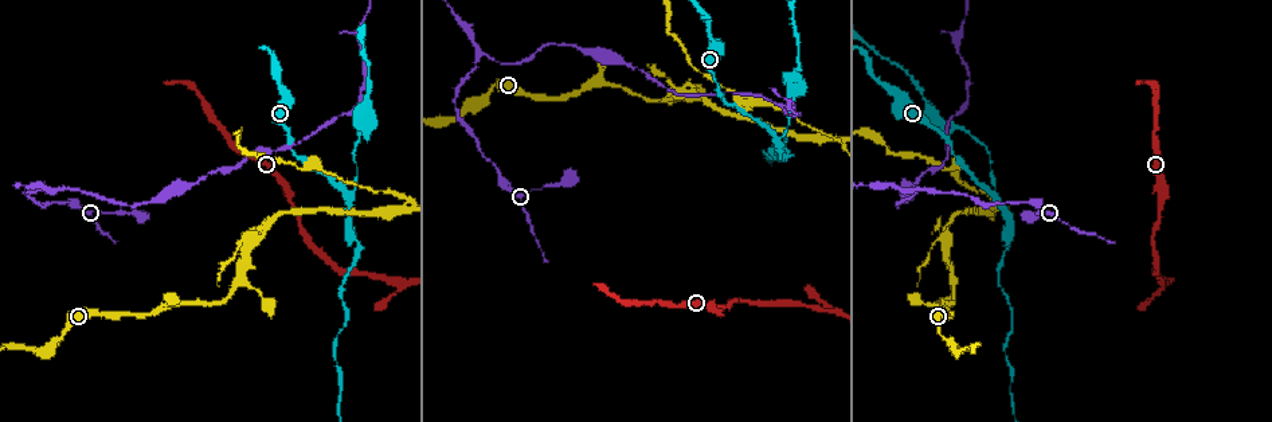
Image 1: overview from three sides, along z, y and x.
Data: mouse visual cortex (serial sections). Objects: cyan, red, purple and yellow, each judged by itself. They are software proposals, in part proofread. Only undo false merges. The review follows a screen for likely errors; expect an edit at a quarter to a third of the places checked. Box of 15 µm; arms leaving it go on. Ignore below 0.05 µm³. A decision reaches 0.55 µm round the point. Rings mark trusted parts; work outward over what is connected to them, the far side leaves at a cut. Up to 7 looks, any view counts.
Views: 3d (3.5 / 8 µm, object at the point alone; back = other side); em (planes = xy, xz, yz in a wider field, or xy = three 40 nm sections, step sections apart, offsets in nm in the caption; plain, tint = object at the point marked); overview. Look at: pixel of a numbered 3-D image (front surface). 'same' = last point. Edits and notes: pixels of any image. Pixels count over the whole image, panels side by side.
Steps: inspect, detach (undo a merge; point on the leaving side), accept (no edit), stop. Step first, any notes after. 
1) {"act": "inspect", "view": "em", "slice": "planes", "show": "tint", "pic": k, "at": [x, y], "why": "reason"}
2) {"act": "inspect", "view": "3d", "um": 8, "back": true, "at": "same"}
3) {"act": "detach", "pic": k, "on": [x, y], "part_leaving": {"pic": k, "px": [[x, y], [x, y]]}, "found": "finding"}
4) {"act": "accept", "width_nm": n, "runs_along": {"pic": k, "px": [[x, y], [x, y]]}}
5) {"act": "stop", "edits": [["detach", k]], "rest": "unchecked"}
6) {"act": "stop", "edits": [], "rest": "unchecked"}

{"act": "inspect", "view": "3d", "um": 3.5, "pic": 1, "at": [397, 285], "why": "branch point"}

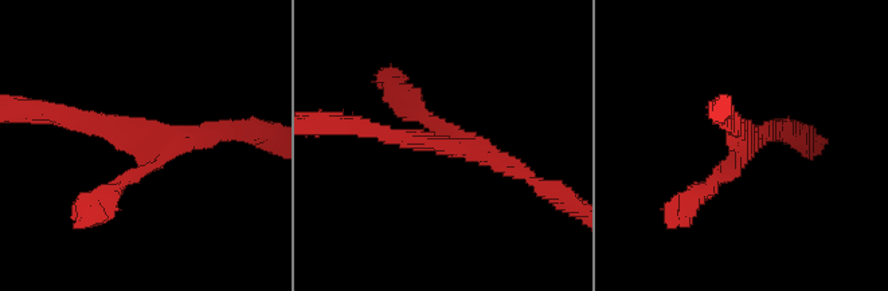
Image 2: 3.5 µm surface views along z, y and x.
{"act": "inspect", "view": "em", "slice": "planes", "show": "tint", "pic": 2, "at": [444, 144], "arms": 3, "arm_widths_nm": [200, 200, 200], "why": "shape alone is not enough"}

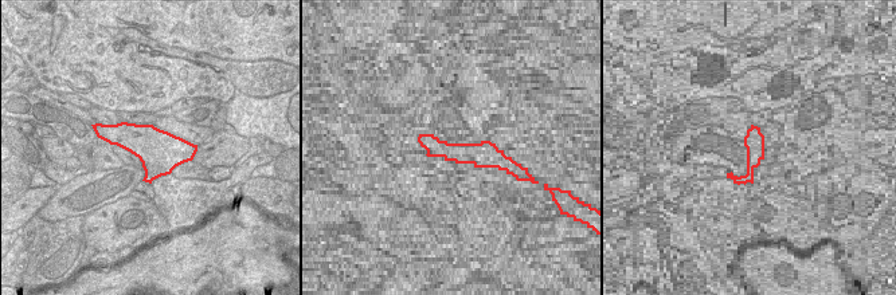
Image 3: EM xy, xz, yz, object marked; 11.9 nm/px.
{"act": "accept", "runs_along": {"pic": 2, "px": [[63, 114], [151, 152], [109, 196]]}, "found": "one cell here"}

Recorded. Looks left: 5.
{"act": "inspect", "view": "3d", "um": 3.5, "pic": 1, "at": [250, 241], "why": "sharp bend"}

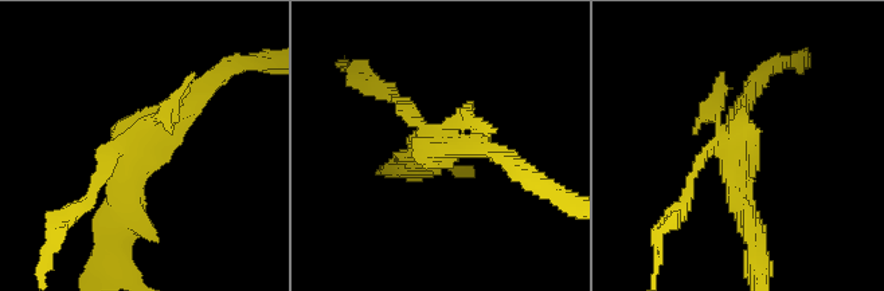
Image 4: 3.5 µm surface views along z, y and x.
{"act": "inspect", "view": "em", "slice": "xy", "step": 2, "show": "plain", "pic": 4, "at": [737, 144]}

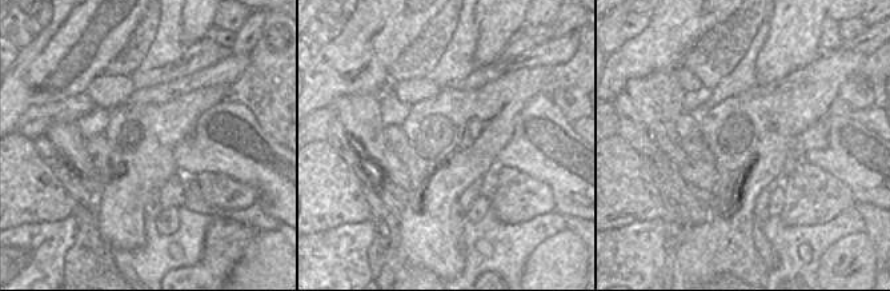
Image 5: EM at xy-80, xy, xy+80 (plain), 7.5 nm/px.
{"act": "inspect", "view": "em", "slice": "xy", "step": 2, "show": "tint", "at": "same"}

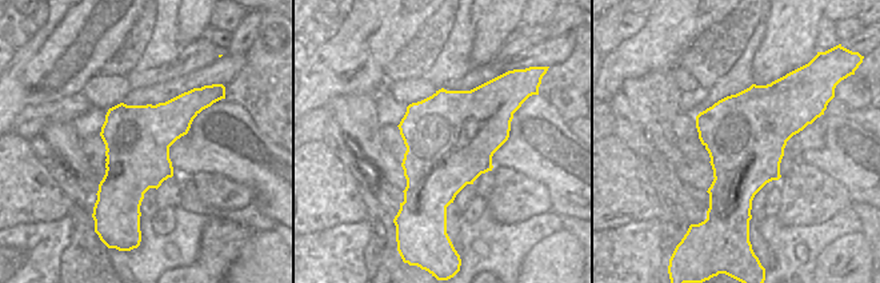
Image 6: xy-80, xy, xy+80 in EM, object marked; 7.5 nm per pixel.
{"act": "detach", "pic": 4, "on": [97, 183], "part_leaving": {"pic": 4, "px": [[125, 142], [59, 229]]}, "found": "a second cell is stuck on"}

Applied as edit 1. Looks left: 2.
{"act": "stop", "edits": [["detach", 4]], "rest": "unchecked"}

